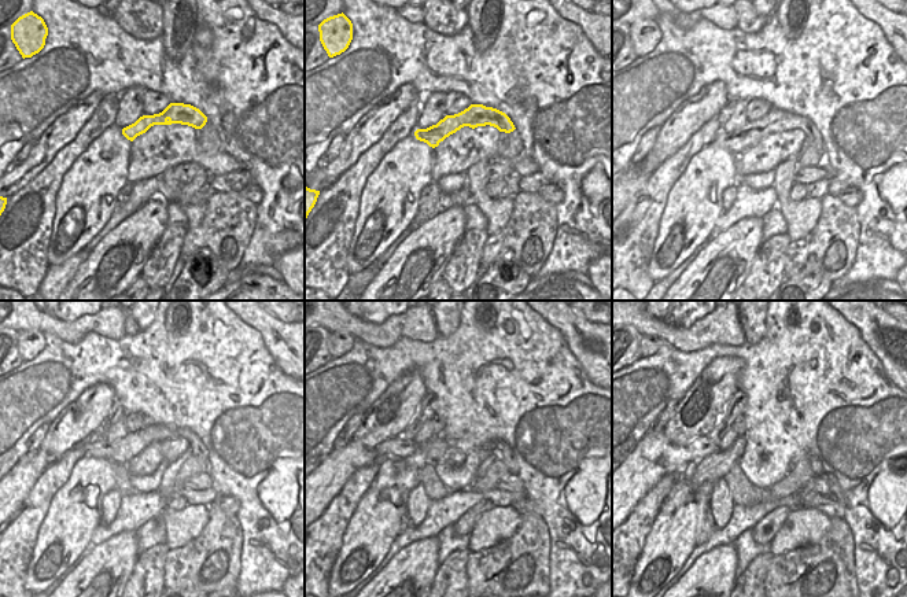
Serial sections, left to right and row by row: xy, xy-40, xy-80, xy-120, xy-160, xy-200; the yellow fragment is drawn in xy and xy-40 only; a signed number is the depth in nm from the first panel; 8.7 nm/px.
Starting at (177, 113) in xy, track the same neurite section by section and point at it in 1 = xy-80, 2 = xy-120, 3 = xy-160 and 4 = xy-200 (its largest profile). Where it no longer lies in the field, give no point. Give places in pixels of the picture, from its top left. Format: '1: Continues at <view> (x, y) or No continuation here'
1: Continues at xy-80 (745, 137)
2: Continues at xy-120 (121, 452)
3: Continues at xy-160 (334, 471)
4: Continues at xy-200 (653, 456)

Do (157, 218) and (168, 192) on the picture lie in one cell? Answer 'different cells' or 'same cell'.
different cells

